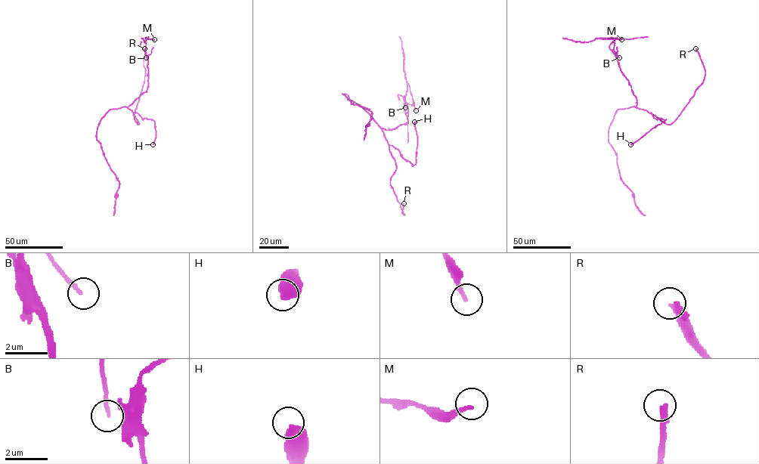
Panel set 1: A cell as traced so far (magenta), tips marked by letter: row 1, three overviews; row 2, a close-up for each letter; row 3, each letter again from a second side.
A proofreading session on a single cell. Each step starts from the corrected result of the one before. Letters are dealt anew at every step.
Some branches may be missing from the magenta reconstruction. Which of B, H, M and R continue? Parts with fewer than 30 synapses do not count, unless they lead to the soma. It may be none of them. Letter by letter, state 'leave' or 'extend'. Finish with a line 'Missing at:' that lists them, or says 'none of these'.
B: leave
H: leave
M: leave
R: extend
Missing at: R

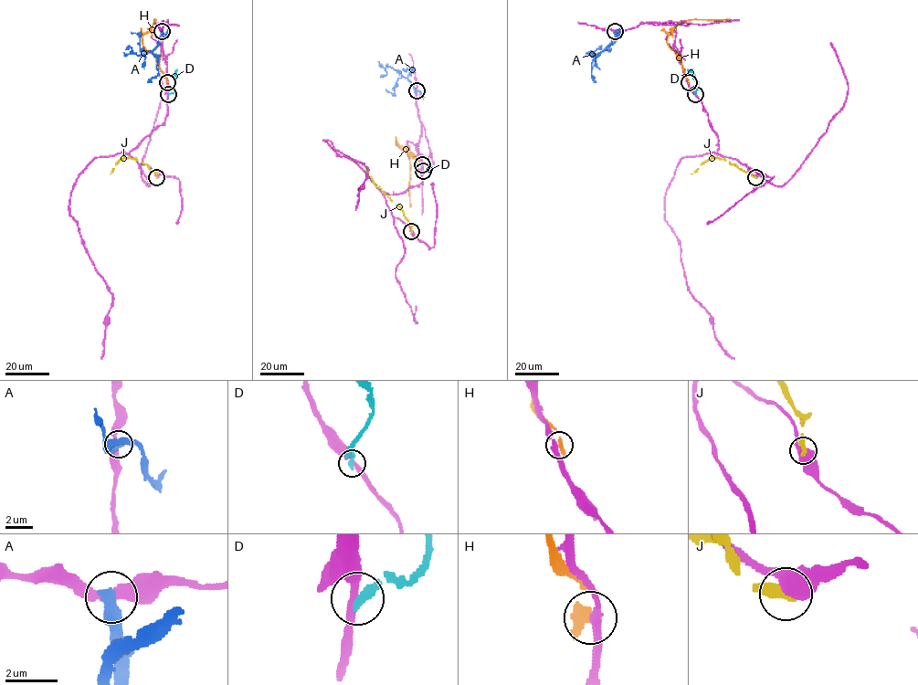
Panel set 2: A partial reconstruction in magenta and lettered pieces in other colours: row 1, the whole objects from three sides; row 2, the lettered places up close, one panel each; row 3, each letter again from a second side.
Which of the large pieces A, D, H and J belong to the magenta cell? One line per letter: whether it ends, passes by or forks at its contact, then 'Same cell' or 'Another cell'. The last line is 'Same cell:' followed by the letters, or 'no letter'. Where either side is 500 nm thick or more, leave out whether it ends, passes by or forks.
A: It ends there. Another cell
D: It ends there. Another cell
H: It ends there. Another cell
J: Another cell
Same cell: no letter

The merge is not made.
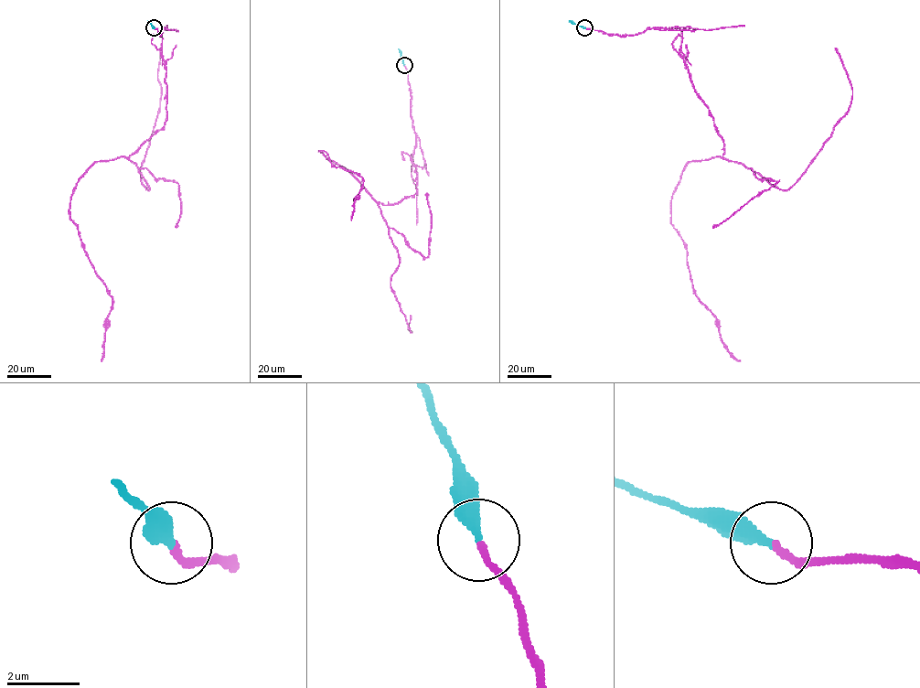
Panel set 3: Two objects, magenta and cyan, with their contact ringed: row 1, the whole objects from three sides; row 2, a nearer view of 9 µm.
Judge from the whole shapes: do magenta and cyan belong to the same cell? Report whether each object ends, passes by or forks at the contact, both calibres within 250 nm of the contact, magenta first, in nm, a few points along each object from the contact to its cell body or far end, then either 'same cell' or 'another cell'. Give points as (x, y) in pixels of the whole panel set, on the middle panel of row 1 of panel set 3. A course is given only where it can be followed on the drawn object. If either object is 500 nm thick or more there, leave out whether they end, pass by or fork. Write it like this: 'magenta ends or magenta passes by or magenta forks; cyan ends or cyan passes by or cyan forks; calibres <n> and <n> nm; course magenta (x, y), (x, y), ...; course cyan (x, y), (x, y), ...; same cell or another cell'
magenta ends; cyan ends; calibres 160 and 280 nm; course magenta (403, 65), (417, 193), (394, 204), (377, 202), (319, 151), (335, 166), (363, 178), (350, 220); course cyan (403, 65), (398, 48); same cell

